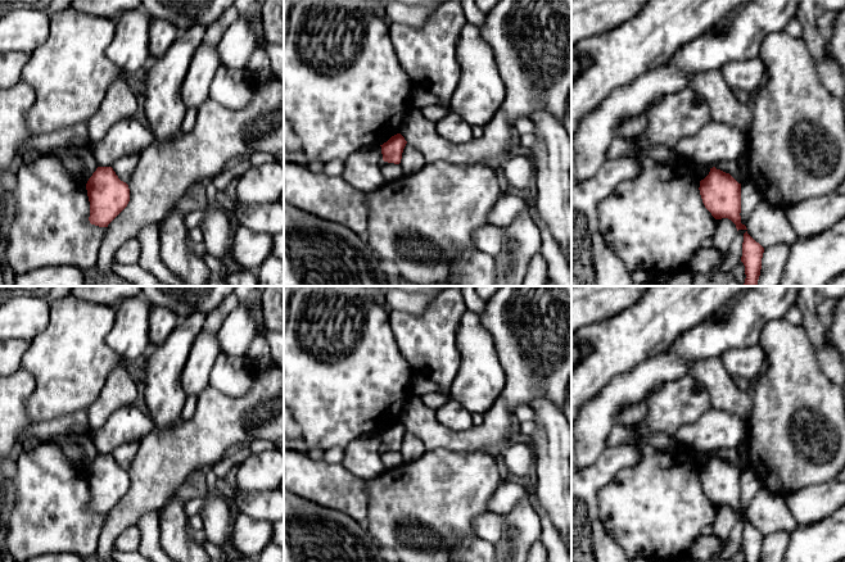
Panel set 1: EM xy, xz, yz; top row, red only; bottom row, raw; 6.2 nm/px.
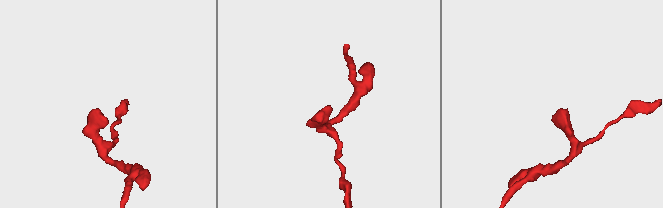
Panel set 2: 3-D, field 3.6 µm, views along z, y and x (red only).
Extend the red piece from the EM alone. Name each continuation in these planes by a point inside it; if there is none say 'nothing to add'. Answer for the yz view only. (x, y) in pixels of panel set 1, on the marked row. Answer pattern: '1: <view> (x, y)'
nothing to add

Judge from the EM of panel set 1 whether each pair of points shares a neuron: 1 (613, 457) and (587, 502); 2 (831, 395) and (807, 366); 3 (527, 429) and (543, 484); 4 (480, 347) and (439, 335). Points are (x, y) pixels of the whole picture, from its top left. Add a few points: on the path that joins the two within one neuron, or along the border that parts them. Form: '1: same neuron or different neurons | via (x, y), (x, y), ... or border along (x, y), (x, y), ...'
1: same neuron | via (604, 468), (587, 485), (587, 490)
2: same neuron | via (823, 388), (809, 374)
3: different neurons | border along (534, 421), (536, 430), (531, 435)
4: different neurons | border along (465, 312), (457, 331), (459, 370)

